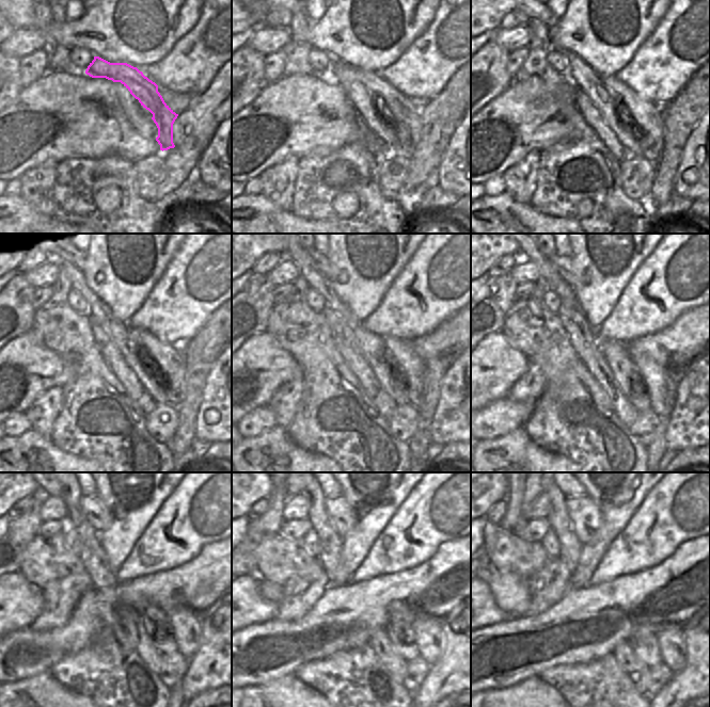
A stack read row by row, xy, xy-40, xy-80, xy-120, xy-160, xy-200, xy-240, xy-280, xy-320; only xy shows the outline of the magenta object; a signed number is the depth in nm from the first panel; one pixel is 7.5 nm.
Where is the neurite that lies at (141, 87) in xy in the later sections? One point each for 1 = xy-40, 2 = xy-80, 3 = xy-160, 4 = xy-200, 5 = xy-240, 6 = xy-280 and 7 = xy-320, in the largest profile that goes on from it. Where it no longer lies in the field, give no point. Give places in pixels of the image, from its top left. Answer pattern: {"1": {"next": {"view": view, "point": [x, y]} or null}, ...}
{"1": {"next": {"view": "xy-40", "point": [407, 114]}}, "2": {"next": {"view": "xy-80", "point": [647, 115]}}, "3": {"next": {"view": "xy-160", "point": [413, 367]}}, "4": {"next": {"view": "xy-200", "point": [662, 385]}}, "5": {"next": {"view": "xy-240", "point": [186, 623]}}, "6": {"next": {"view": "xy-280", "point": [429, 636]}}, "7": {"next": {"view": "xy-320", "point": [672, 642]}}}

